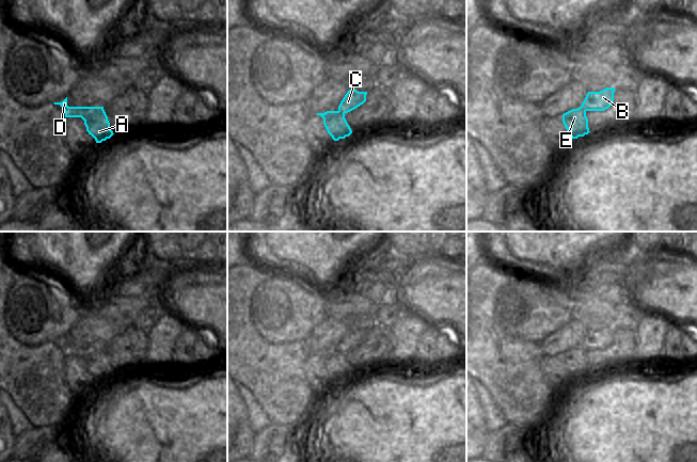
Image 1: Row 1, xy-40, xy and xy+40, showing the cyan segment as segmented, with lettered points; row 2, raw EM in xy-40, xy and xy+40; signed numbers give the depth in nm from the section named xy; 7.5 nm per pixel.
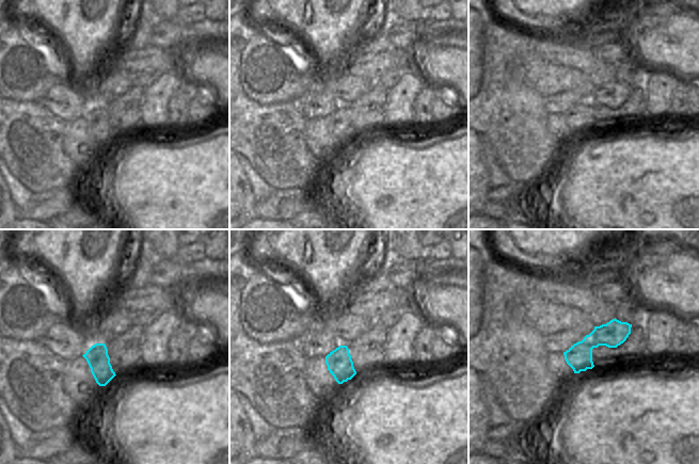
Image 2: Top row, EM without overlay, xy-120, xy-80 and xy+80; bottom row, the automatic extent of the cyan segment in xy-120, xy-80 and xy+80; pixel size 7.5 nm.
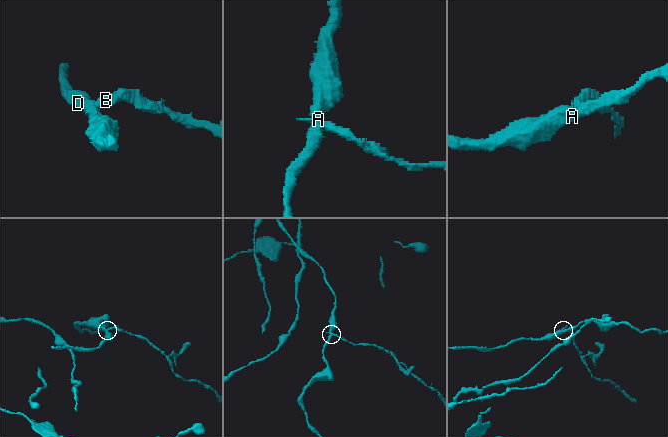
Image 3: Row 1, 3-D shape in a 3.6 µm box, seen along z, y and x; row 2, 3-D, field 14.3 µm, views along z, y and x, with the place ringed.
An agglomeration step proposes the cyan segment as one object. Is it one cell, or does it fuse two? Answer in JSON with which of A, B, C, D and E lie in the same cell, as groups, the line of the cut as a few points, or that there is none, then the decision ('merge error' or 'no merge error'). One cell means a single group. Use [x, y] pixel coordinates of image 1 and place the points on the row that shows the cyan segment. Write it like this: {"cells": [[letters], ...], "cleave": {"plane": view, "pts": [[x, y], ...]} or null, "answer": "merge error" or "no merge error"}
{"cells": [["A", "D", "E"], ["B", "C"]], "cleave": {"plane": "xy+40", "pts": [[577, 108], [586, 110]]}, "answer": "merge error"}

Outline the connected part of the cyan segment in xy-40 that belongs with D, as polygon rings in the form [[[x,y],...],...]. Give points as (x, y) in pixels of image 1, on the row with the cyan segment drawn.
[[[67,97],[62,102],[53,103],[63,108],[65,117],[81,117],[86,131],[95,139],[96,143],[101,143],[114,134],[104,107],[68,107]]]

